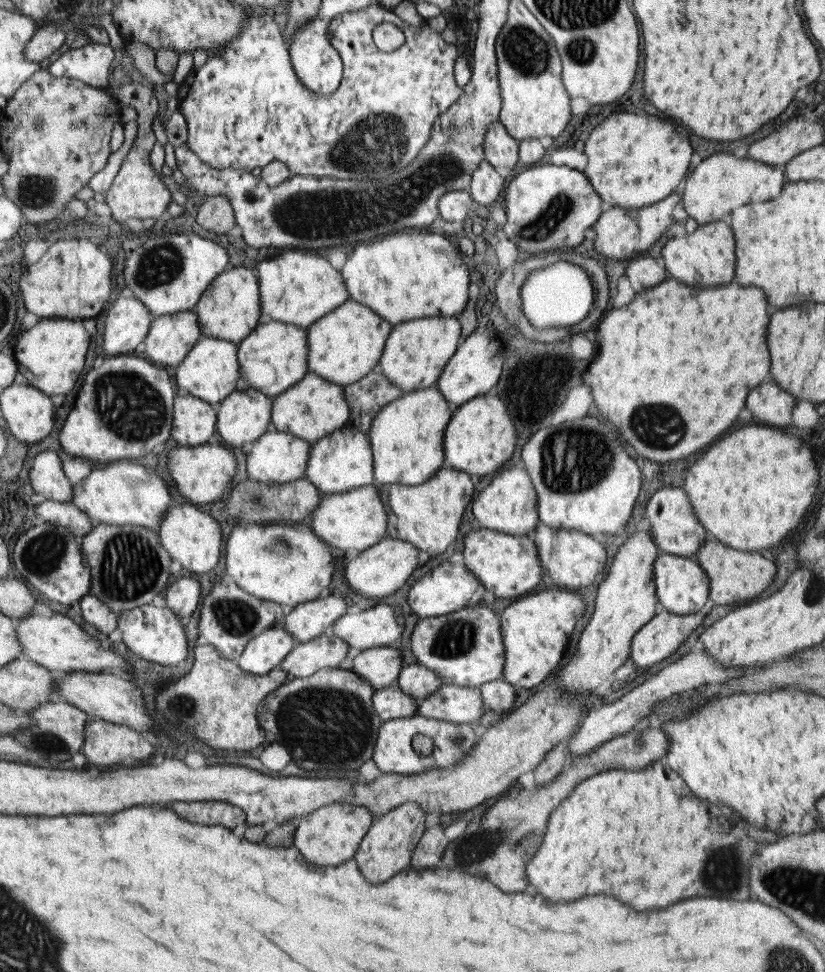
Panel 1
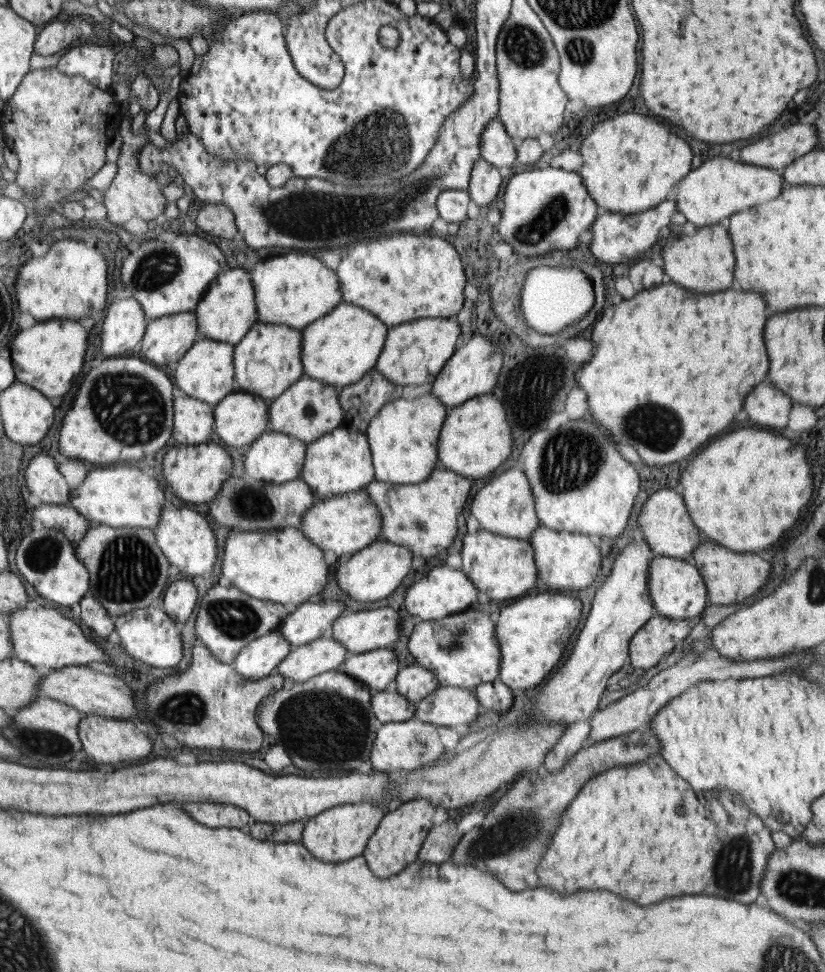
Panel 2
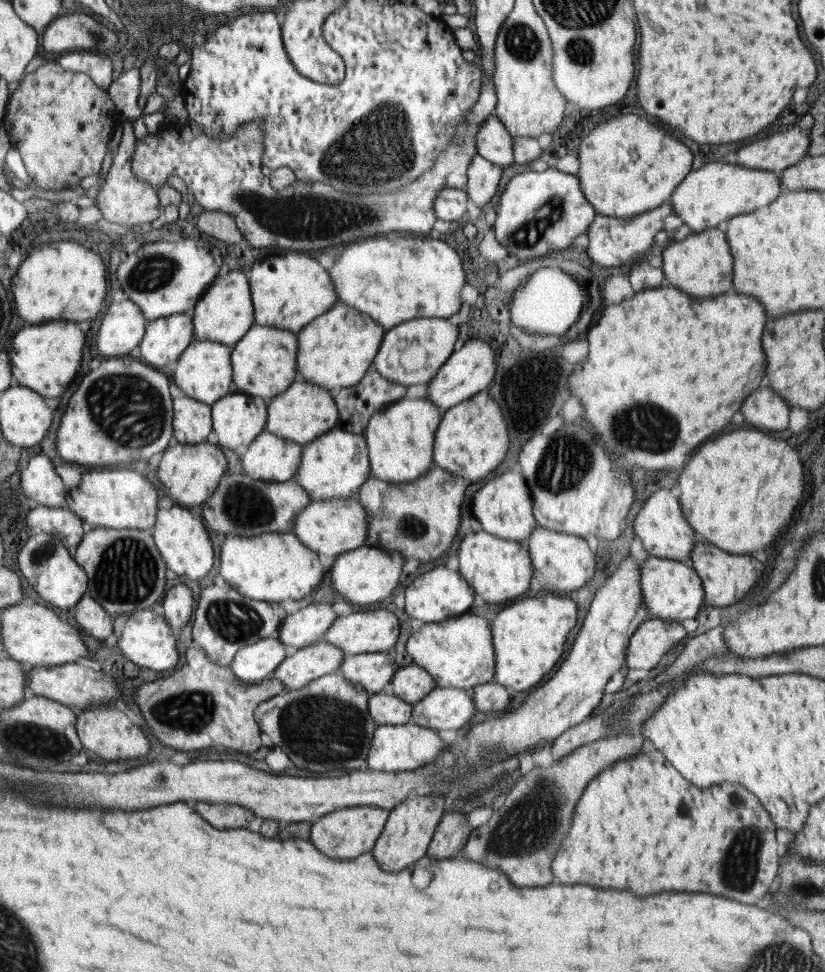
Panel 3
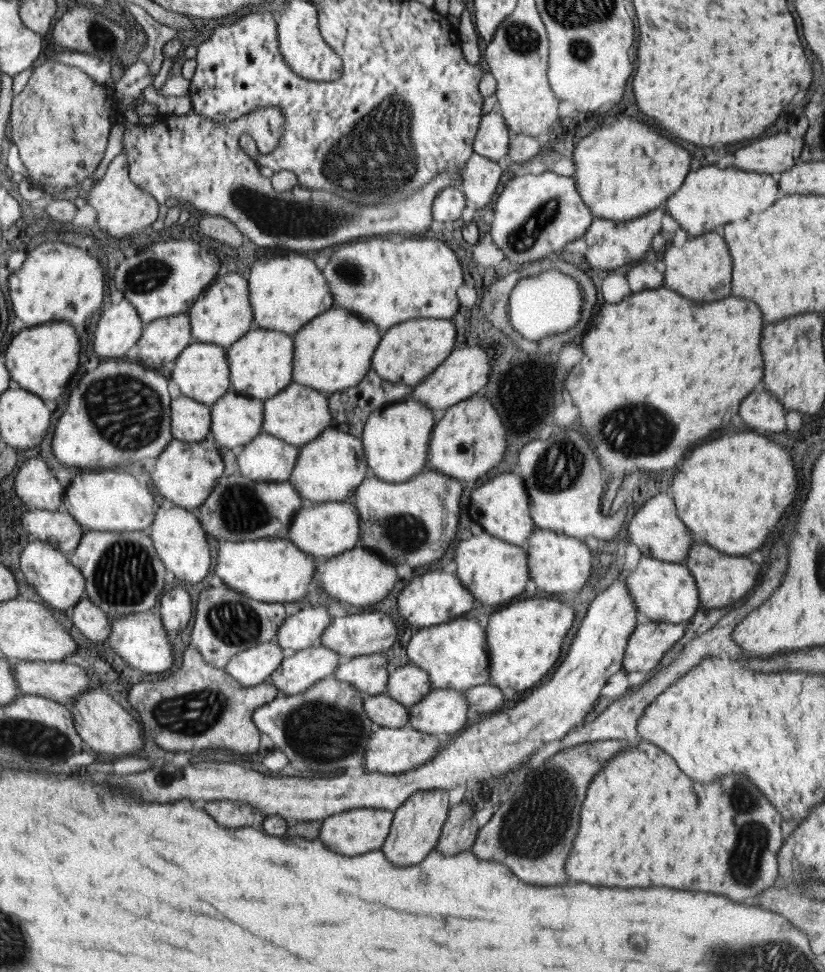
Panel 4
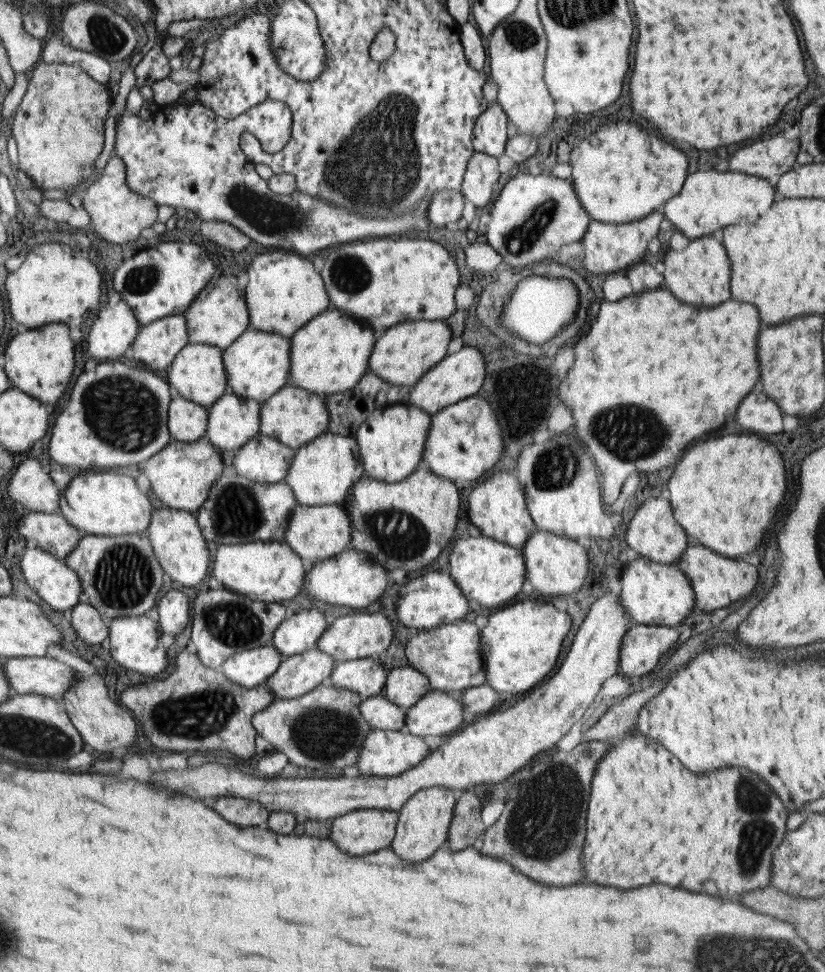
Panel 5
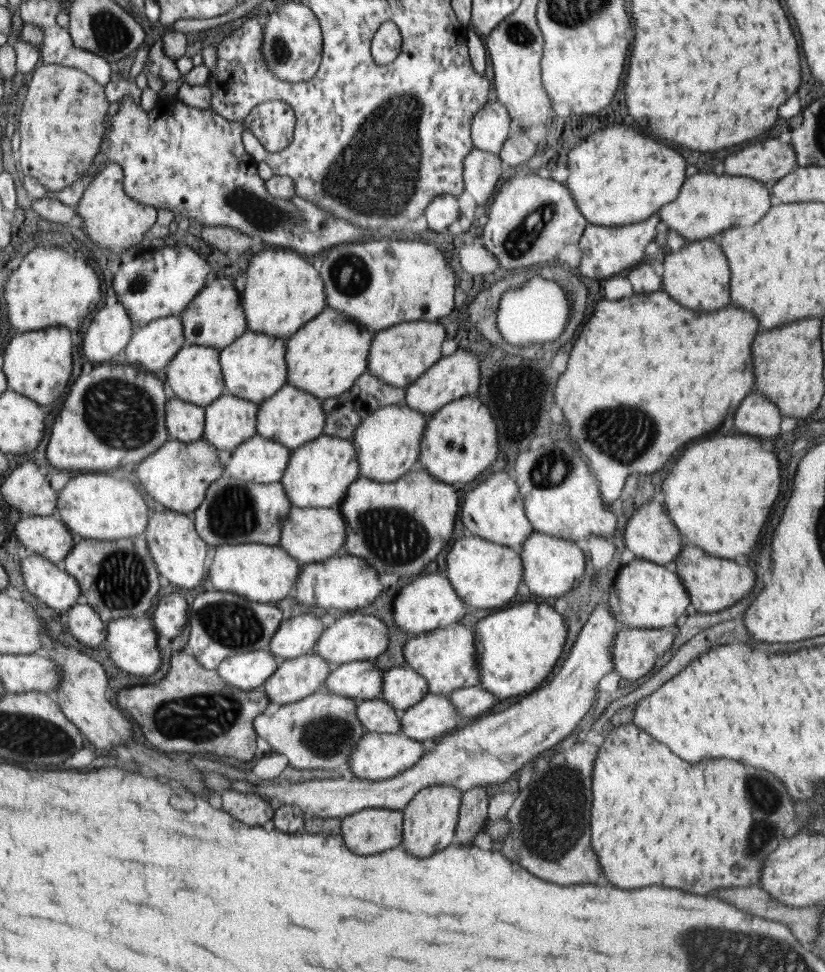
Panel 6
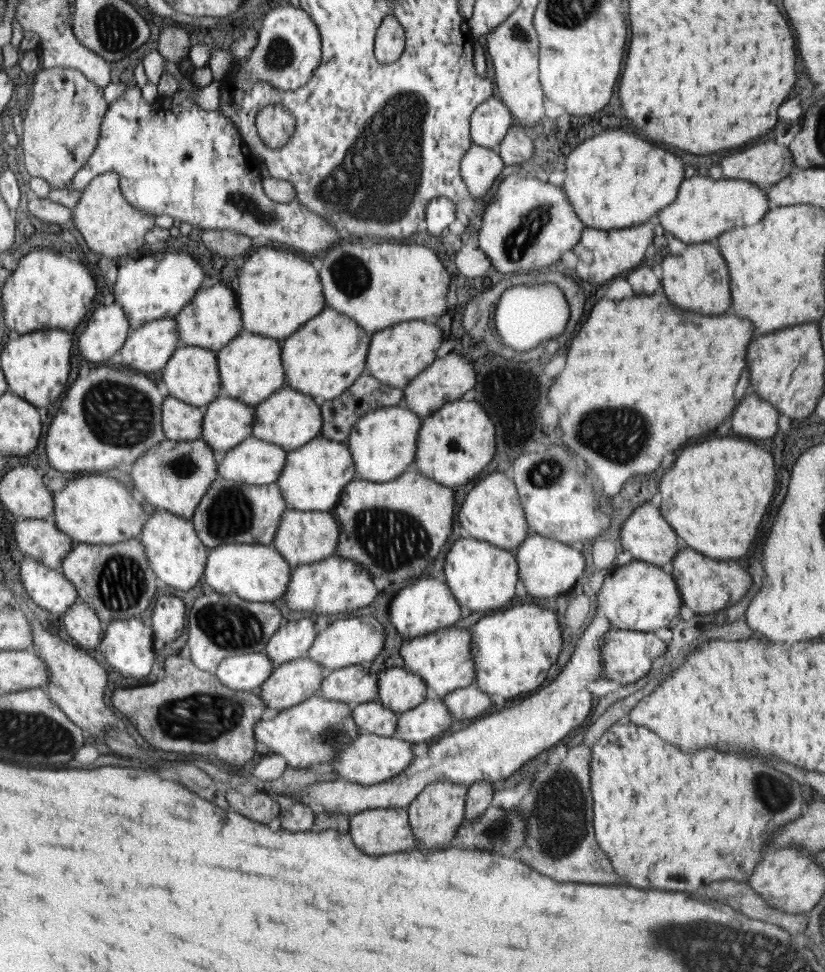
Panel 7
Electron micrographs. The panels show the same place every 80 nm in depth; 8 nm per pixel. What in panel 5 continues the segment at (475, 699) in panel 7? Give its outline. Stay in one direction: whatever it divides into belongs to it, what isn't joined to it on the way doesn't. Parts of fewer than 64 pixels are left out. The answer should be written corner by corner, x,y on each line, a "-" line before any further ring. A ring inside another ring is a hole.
484,684
457,693
466,712
466,722
472,722
476,714
489,714
500,702
500,692
496,692
490,685

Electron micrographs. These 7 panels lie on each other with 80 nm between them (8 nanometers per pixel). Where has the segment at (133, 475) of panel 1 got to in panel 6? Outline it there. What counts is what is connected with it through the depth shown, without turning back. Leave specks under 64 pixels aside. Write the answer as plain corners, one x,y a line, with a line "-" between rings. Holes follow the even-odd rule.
86,474
76,476
59,493
60,519
77,538
94,540
118,540
136,537
145,532
148,522
148,506
138,494
138,488
126,476

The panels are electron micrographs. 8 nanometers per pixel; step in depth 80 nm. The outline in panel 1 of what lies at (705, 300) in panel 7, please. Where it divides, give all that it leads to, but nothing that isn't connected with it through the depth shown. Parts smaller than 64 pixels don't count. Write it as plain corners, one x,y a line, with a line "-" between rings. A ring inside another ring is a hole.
722,220
699,225
690,235
672,237
661,253
668,276
690,286
720,286
735,276
735,238
732,227

